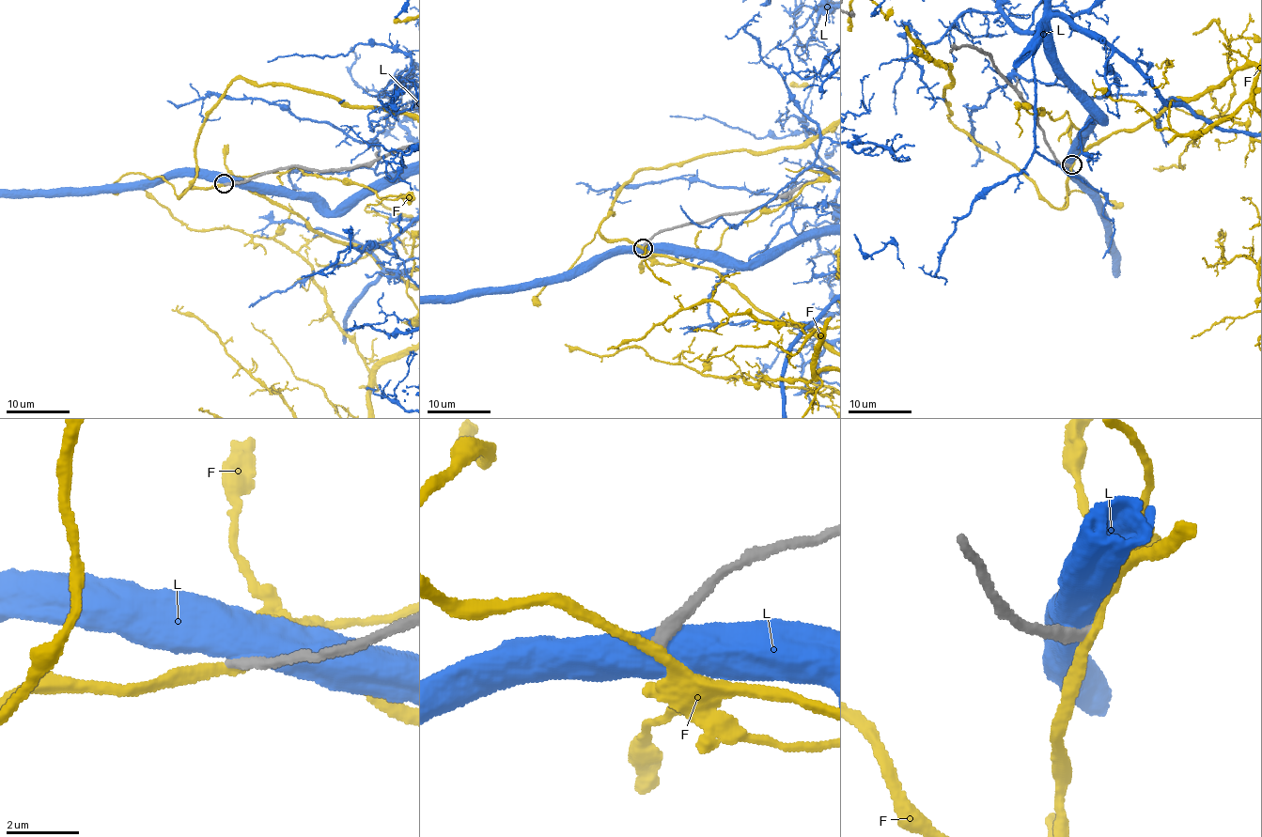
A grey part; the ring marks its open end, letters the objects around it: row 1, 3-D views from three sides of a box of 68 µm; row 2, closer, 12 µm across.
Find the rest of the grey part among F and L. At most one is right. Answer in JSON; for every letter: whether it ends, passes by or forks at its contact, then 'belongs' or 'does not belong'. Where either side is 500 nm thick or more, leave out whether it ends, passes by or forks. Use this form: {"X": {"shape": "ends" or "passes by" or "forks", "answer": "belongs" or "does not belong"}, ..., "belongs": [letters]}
{"F": {"shape": "passes by", "answer": "does not belong"}, "L": {"answer": "does not belong"}, "belongs": []}

